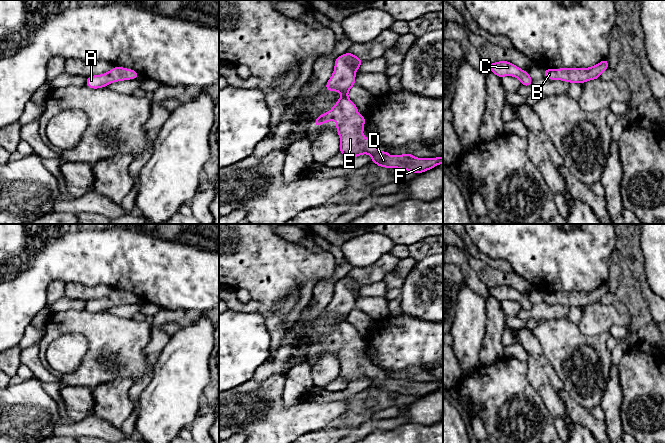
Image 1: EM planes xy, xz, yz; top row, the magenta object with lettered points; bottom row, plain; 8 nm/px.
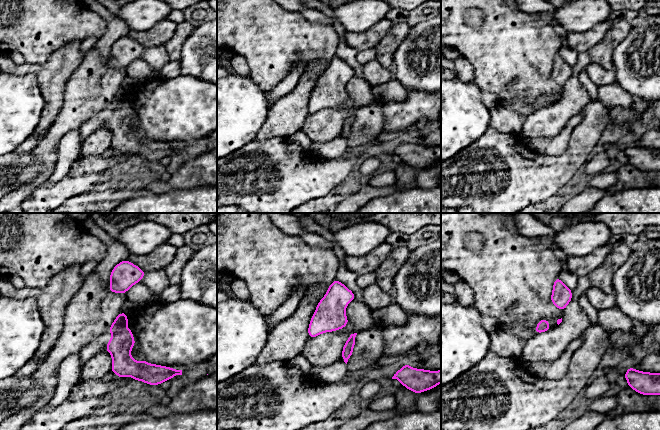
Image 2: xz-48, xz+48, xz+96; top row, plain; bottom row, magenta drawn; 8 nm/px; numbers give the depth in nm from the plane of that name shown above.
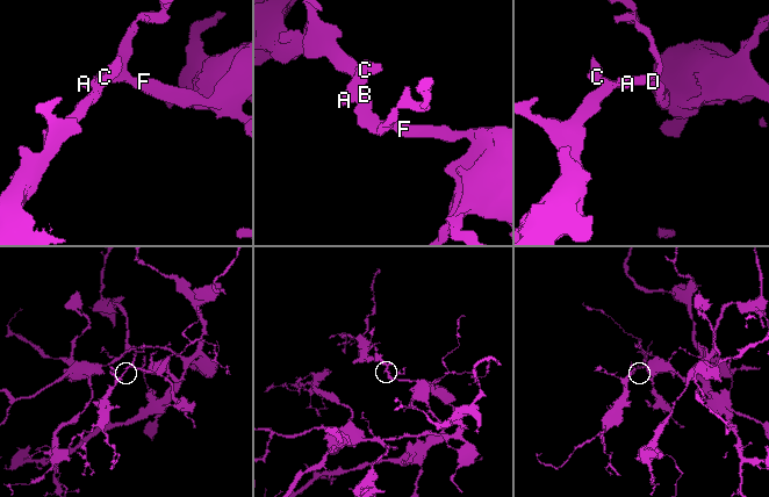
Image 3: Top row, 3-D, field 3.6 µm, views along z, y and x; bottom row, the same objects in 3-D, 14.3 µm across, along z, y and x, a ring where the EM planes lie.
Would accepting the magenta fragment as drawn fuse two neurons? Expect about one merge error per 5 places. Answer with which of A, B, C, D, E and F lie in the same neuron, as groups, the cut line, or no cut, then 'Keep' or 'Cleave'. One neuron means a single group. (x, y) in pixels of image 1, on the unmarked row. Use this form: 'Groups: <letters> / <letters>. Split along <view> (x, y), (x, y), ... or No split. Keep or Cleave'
Groups: A B C D E F. No split. Keep

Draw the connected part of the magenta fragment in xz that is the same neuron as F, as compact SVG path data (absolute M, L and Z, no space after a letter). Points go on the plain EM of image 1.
M349 275L335 284L335 291L331 302L326 307L326 315L341 316L343 319L329 336L319 339L314 350L317 351L329 345L336 345L336 354L340 361L339 376L348 383L369 378L371 386L376 390L389 393L413 395L423 397L443 387L443 381L417 382L406 376L403 379L392 380L387 375L379 375L377 368L371 362L363 360L365 341L358 338L357 330L348 322L349 314L355 309L355 296L359 294L362 283Z

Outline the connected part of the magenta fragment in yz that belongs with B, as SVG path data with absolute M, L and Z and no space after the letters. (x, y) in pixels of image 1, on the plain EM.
M607 283L589 292L560 292L544 293L544 299L549 304L559 303L569 307L585 307L589 304L600 302L602 296L609 292Z

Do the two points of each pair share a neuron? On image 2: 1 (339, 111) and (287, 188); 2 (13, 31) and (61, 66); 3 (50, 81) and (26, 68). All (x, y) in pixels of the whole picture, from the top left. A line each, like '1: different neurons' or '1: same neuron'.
1: different neurons
2: different neurons
3: same neuron

